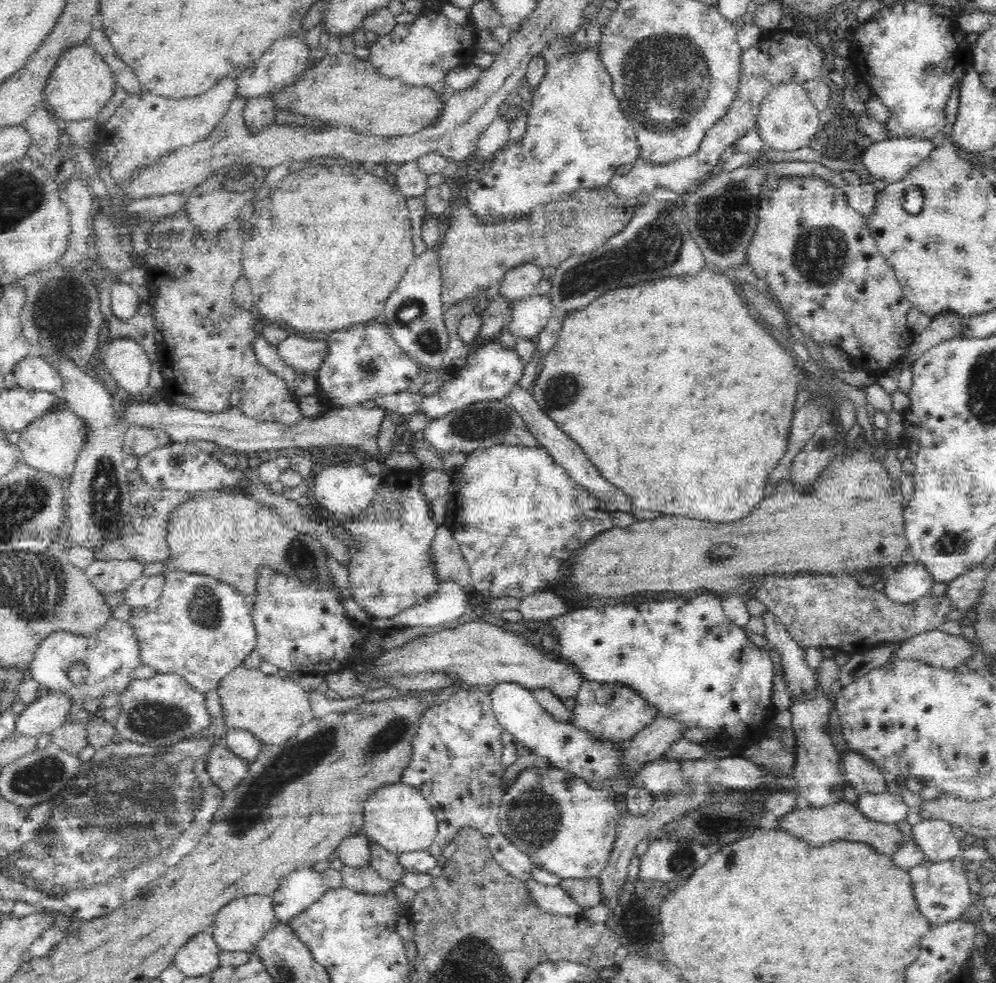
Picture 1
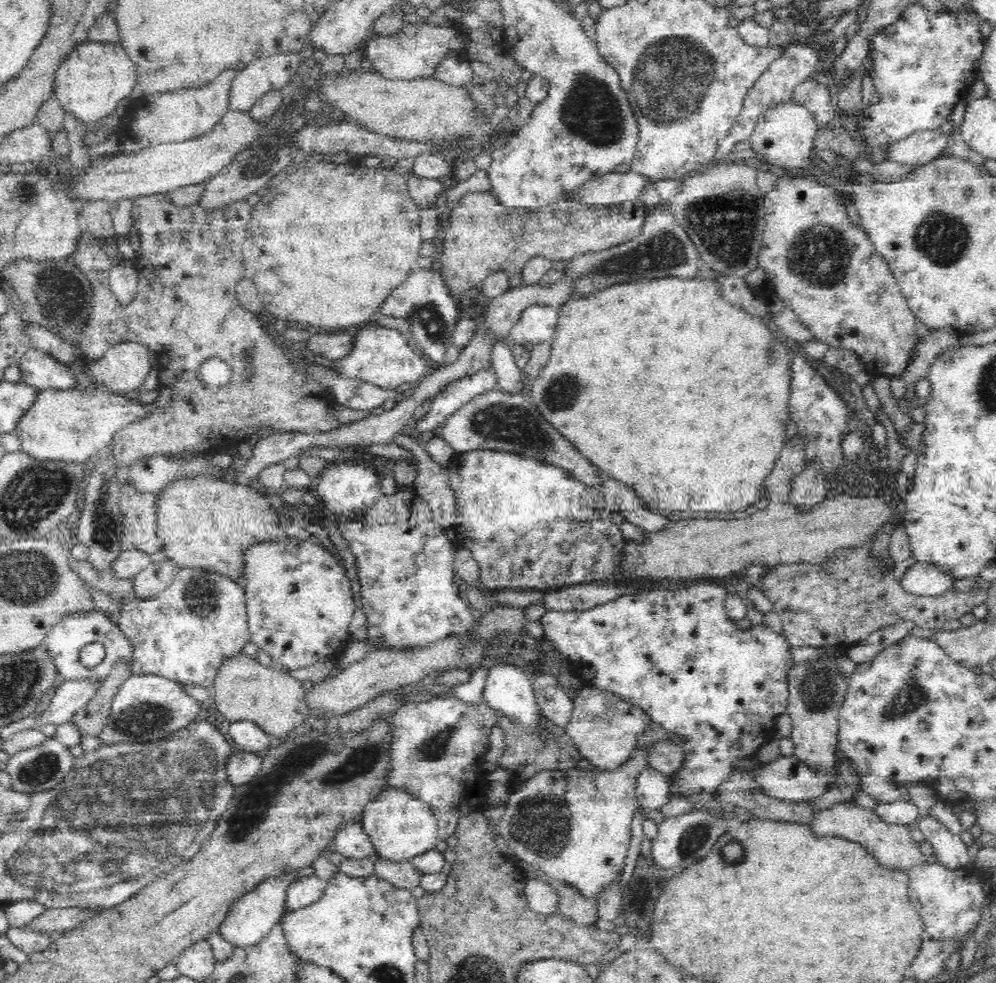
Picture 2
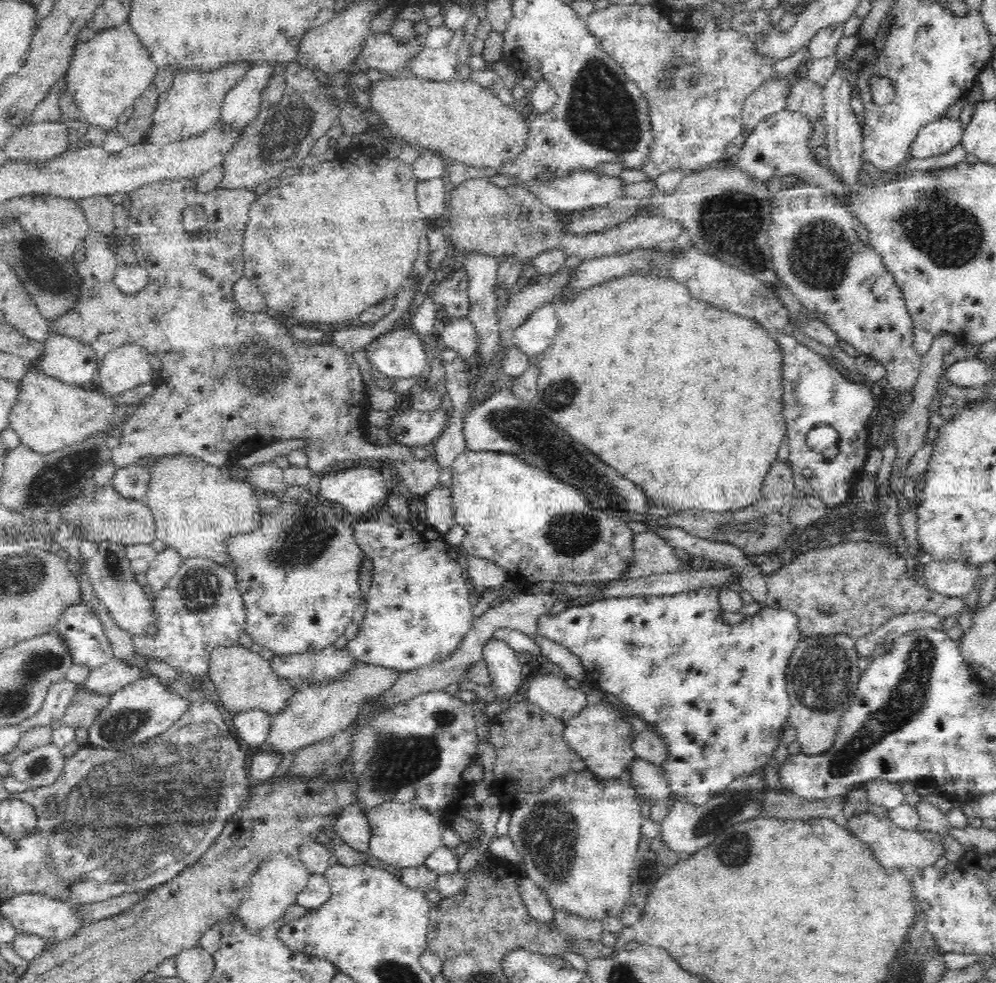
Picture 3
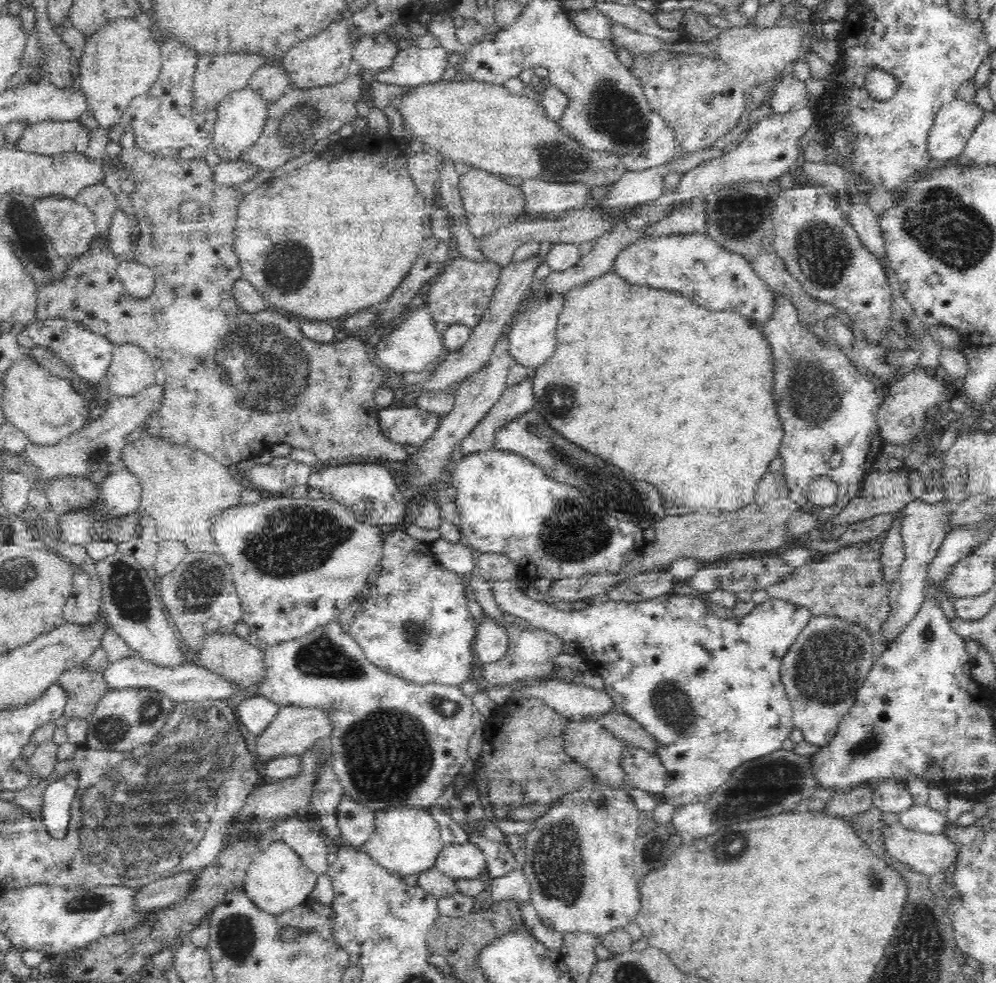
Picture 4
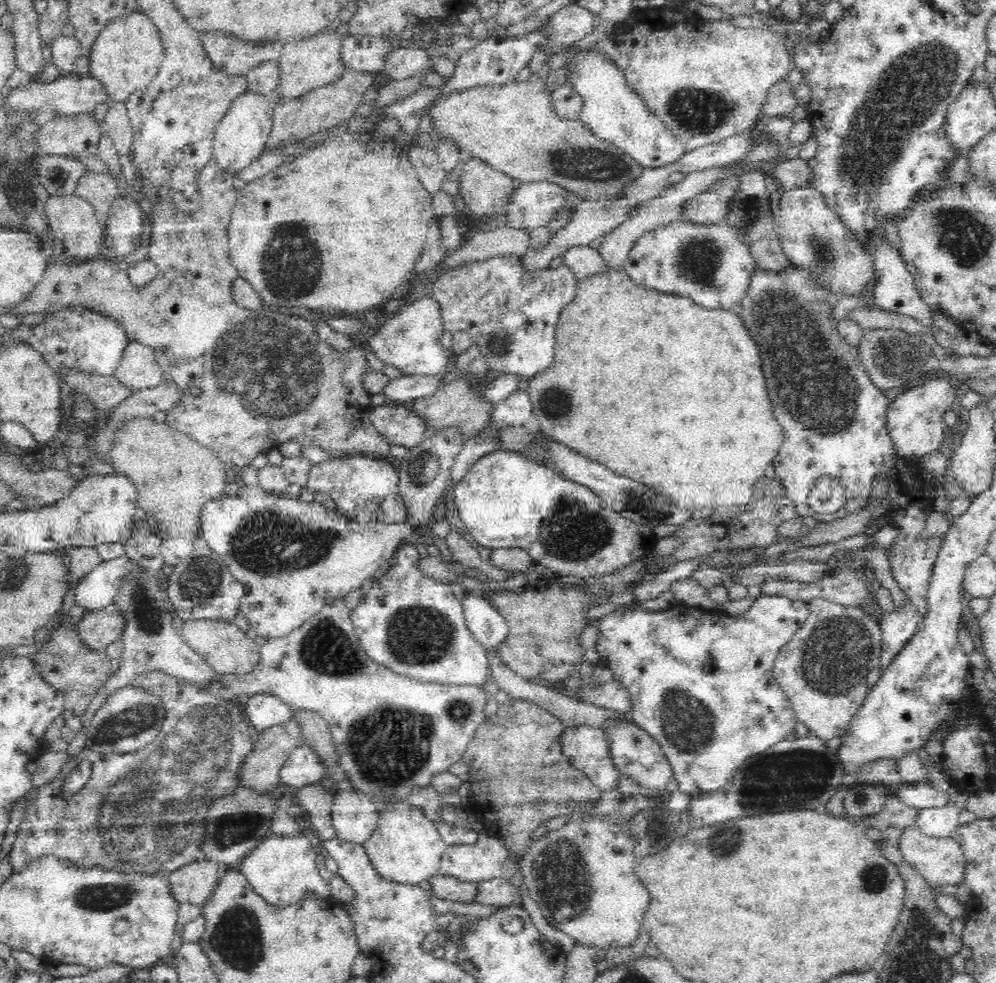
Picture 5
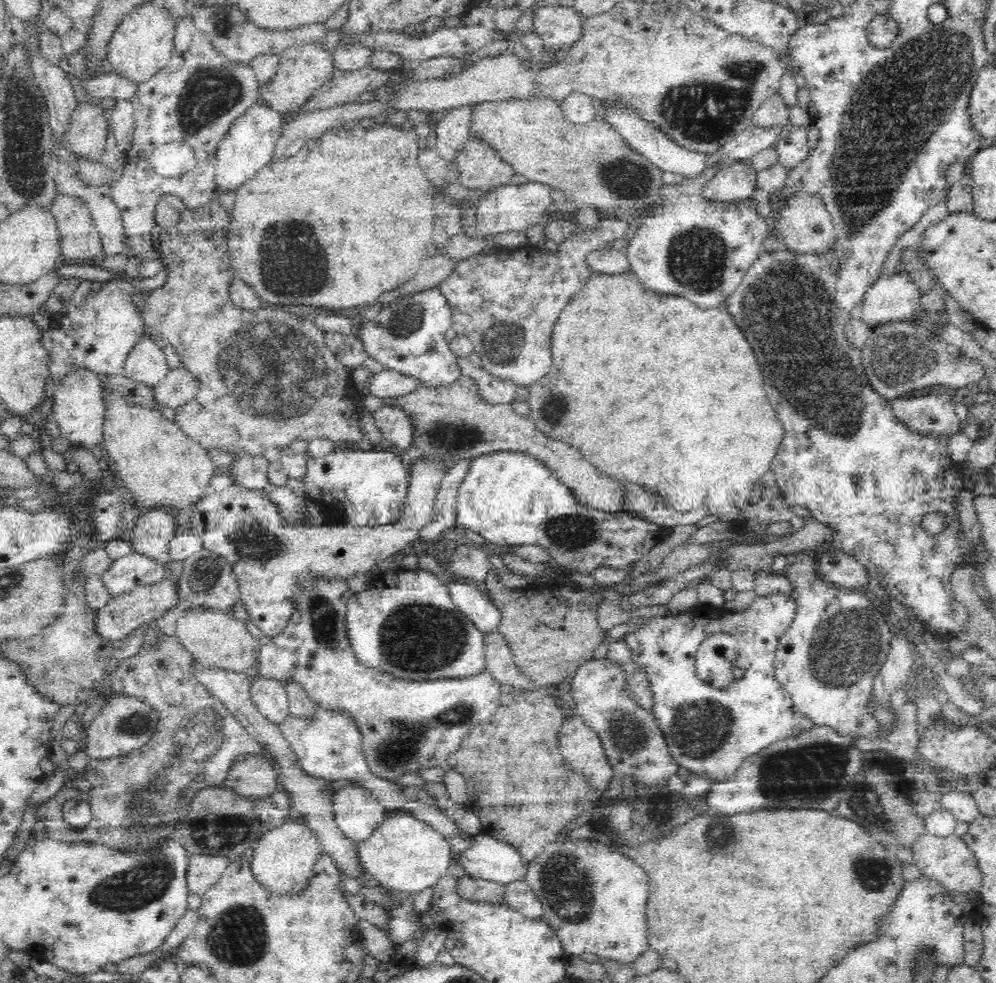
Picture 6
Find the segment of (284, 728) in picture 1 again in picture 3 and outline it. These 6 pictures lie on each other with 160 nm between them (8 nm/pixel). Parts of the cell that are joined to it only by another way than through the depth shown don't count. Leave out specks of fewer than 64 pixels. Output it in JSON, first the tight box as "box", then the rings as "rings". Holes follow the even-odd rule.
{"box":[207,643,294,716],"rings":[[[239,643],[234,646],[216,646],[212,650],[207,680],[212,685],[217,703],[231,713],[258,708],[274,716],[294,694],[289,684],[277,678],[275,672],[270,669],[269,662]]]}

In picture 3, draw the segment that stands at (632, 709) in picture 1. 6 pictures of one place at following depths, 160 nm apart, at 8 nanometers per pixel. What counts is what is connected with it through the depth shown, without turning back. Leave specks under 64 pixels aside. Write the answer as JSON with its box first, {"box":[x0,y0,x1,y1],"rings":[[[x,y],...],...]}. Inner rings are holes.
{"box":[564,699,636,778],"rings":[[[594,699],[565,724],[564,740],[597,777],[618,778],[636,757],[631,748],[632,726],[608,701]]]}

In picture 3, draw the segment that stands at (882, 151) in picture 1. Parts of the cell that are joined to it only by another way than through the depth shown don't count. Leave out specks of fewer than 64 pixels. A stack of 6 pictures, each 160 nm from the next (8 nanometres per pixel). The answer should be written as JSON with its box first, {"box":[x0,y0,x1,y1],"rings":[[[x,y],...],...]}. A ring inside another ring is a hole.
{"box":[912,118,967,158],"rings":[[[938,118],[920,130],[912,148],[913,158],[930,158],[954,151],[962,143],[967,124],[961,118]]]}

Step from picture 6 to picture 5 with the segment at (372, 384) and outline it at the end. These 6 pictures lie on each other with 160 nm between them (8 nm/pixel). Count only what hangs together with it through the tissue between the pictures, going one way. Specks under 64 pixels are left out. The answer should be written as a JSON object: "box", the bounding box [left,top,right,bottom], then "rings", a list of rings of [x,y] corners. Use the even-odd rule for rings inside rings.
{"box":[382,375,450,404],"rings":[[[401,375],[390,379],[382,389],[387,403],[409,404],[415,398],[431,395],[450,379],[440,380],[437,376]]]}

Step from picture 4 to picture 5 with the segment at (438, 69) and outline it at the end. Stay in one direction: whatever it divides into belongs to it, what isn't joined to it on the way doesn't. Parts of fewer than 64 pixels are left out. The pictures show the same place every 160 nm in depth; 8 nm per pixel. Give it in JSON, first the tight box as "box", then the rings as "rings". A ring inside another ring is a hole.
{"box":[382,44,432,80],"rings":[[[414,44],[396,46],[390,51],[384,62],[382,70],[389,74],[391,80],[405,79],[416,73],[429,74],[432,72],[432,60],[424,50]]]}

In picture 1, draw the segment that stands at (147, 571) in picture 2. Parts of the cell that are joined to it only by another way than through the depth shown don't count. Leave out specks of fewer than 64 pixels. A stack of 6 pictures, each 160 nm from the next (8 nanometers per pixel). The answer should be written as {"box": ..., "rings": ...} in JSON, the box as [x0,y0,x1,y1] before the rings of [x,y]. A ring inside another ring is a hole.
{"box":[124,572,166,607],"rings":[[[166,572],[150,574],[150,576],[142,575],[124,591],[124,603],[130,607],[148,606],[161,598],[166,582]]]}

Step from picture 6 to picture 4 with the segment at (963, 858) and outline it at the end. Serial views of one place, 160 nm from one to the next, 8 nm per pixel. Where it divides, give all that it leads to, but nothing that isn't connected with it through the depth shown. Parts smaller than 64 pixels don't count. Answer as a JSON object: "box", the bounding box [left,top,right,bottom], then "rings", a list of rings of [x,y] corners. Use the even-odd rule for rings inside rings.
{"box":[880,822,959,877],"rings":[[[900,822],[892,825],[884,823],[880,828],[880,832],[882,832],[884,843],[886,843],[887,855],[928,877],[934,876],[938,872],[944,874],[959,857],[957,846],[944,834],[916,832]]]}

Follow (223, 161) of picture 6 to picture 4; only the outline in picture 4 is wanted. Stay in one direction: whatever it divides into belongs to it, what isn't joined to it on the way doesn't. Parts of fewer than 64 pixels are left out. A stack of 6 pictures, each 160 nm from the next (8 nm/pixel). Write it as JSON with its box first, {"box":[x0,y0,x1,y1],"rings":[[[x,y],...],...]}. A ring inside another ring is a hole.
{"box":[213,86,270,161],"rings":[[[246,86],[242,90],[231,91],[219,104],[219,114],[217,116],[217,122],[213,129],[213,159],[216,160],[228,160],[238,161],[245,153],[248,153],[261,138],[264,128],[267,124],[268,106],[270,102],[264,100],[262,95],[250,87]]]}

